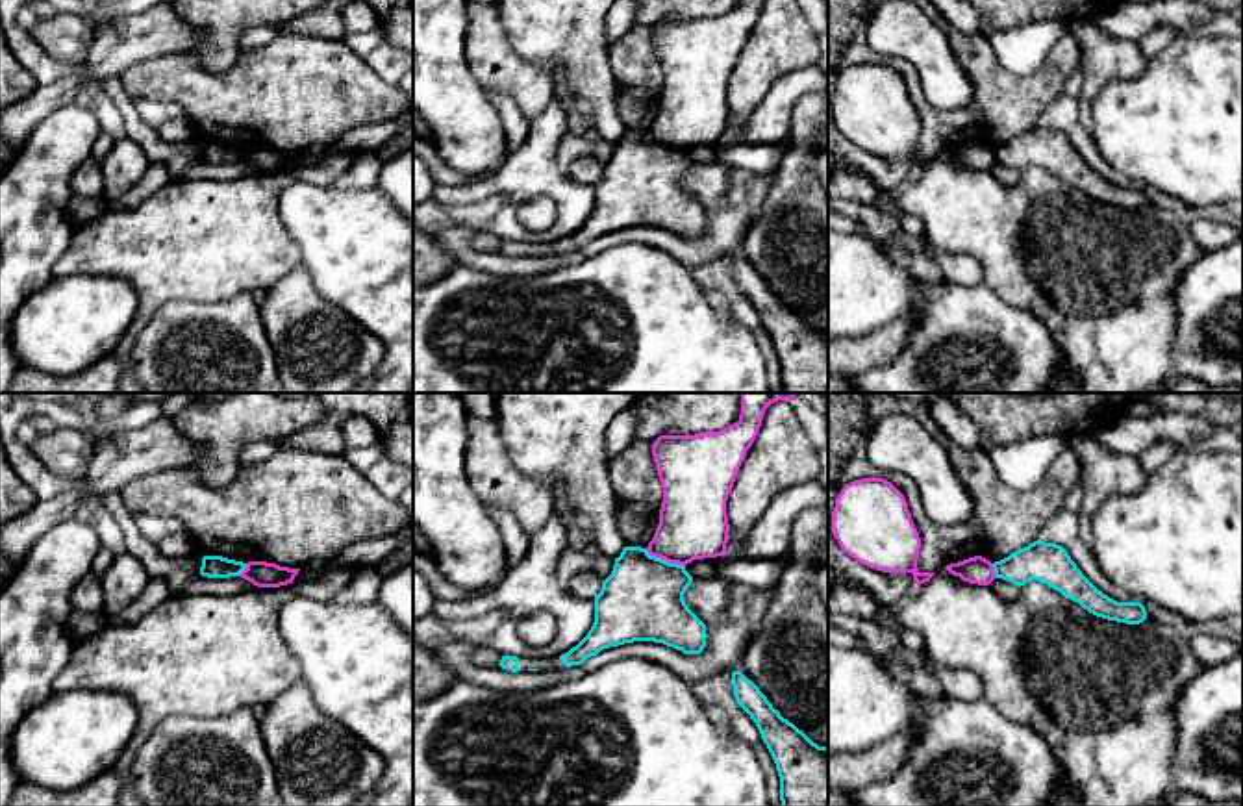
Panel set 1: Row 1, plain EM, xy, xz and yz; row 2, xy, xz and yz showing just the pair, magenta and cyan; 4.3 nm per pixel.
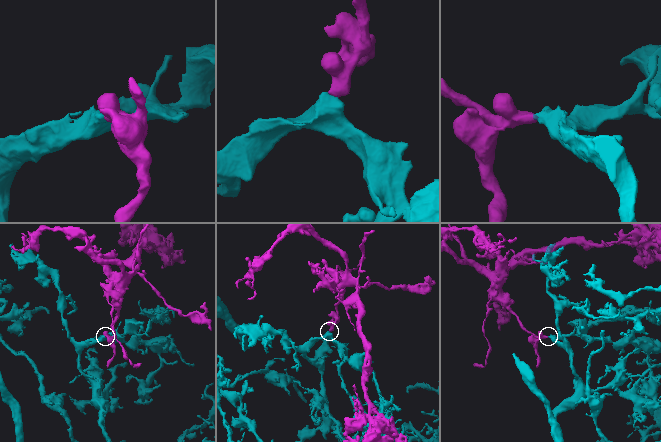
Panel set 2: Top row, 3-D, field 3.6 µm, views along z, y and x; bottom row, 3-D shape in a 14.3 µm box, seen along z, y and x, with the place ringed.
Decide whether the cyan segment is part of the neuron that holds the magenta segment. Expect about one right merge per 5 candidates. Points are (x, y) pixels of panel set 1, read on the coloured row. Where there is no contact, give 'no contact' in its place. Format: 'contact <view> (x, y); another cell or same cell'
contact xz (665, 560); another cell

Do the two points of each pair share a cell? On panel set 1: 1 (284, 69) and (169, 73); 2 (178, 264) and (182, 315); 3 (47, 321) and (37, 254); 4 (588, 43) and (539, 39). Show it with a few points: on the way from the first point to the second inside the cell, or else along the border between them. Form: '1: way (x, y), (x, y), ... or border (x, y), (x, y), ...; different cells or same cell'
1: way (256, 86), (197, 86); same cell
2: border (225, 299), (167, 301), (145, 325); different cells
3: border (52, 277), (19, 308); different cells
4: way (577, 43), (551, 39); same cell

